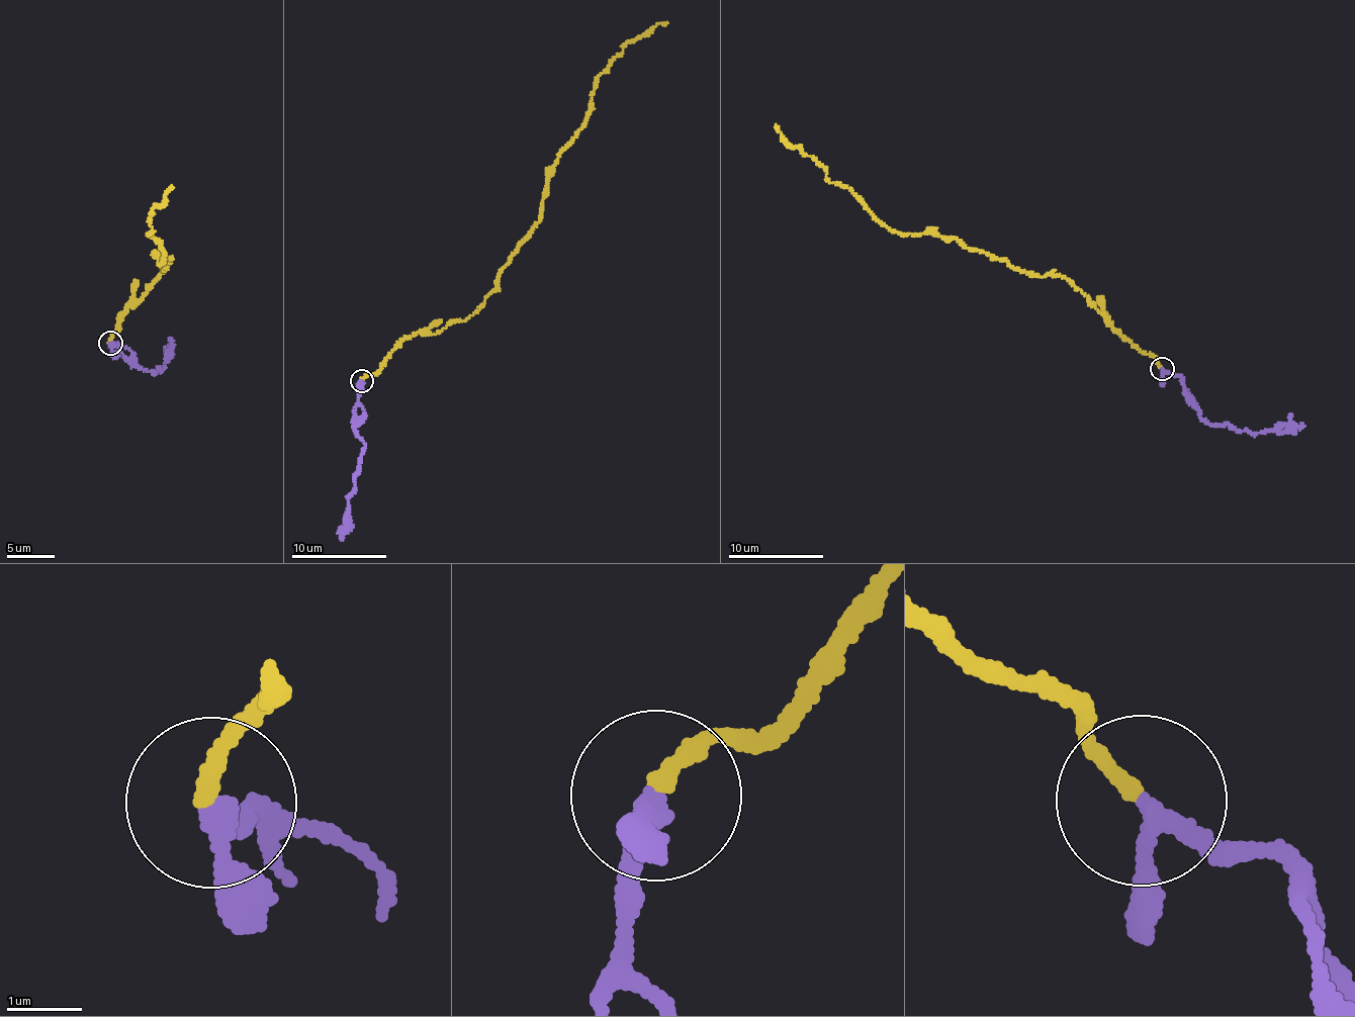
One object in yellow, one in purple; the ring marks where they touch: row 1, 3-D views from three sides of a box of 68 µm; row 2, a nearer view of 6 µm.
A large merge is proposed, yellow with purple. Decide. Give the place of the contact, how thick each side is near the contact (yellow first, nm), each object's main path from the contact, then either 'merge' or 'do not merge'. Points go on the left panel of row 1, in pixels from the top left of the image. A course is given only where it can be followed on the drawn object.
place (110, 343); calibres 200 and 220 nm; course yellow (111, 343), (123, 311), (171, 256), (155, 258), (159, 265), (165, 255), (149, 236), (148, 218), (172, 185); course purple (111, 343), (115, 343), (124, 359), (153, 373), (165, 369), (164, 362), (173, 357), (170, 346); merge

